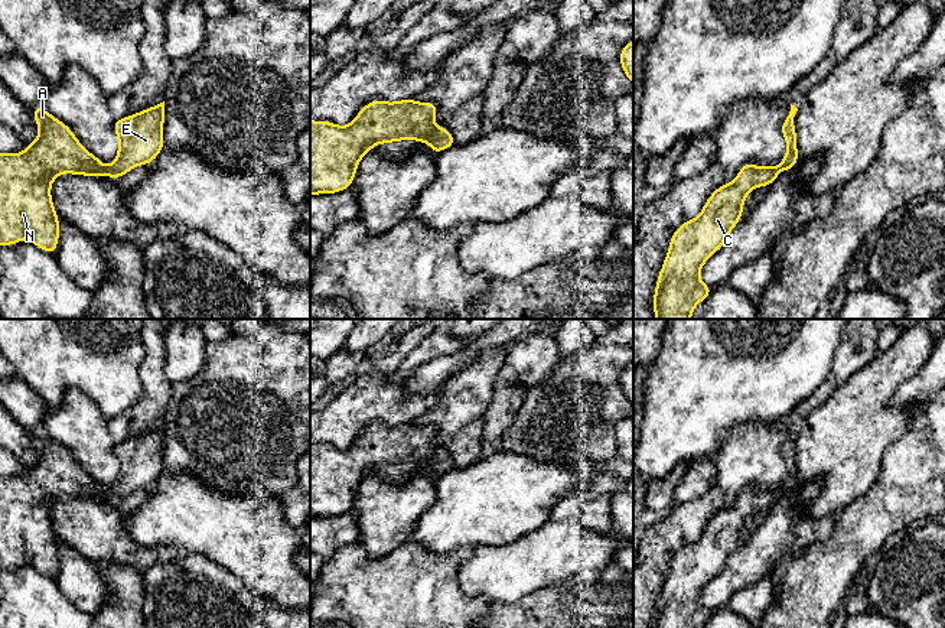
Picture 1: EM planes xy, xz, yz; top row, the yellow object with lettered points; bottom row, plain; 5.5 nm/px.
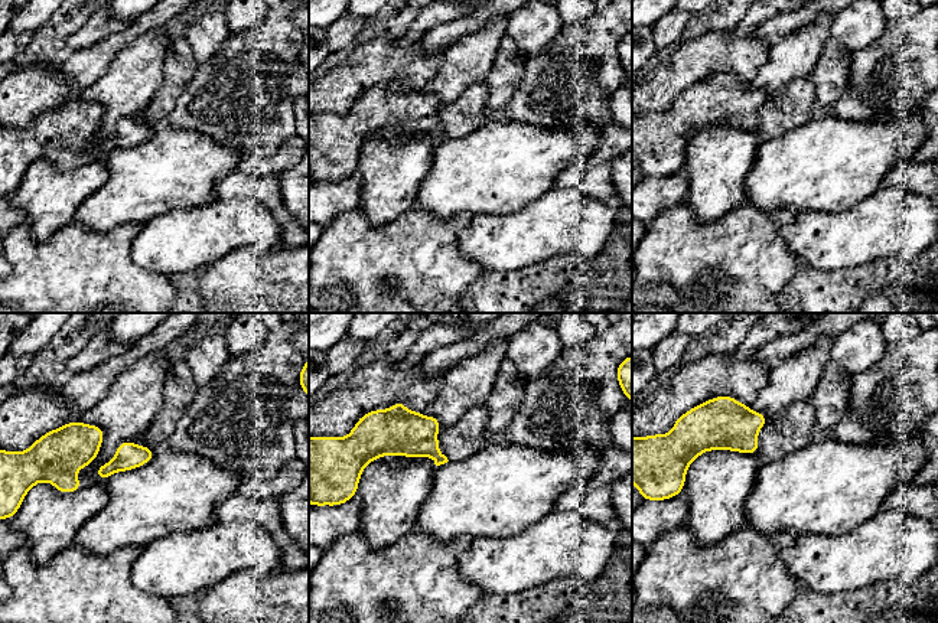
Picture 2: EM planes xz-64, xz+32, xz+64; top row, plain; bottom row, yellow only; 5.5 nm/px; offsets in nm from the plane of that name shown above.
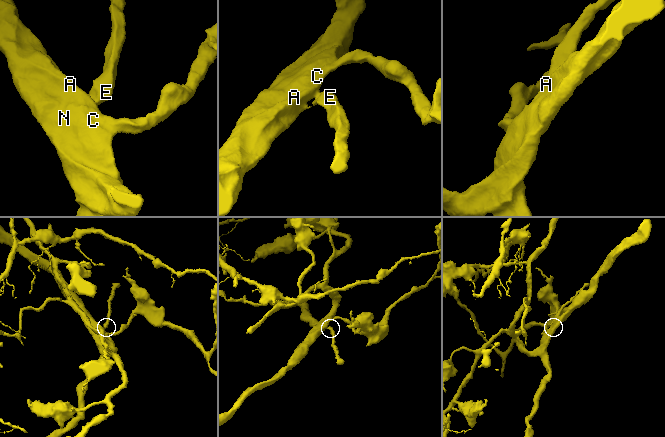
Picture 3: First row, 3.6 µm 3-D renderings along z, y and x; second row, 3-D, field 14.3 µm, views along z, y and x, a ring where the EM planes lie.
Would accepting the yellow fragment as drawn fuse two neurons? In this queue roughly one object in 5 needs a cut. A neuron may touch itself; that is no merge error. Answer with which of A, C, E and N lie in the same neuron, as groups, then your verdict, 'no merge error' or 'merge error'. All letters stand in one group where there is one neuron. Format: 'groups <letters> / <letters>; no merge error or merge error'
groups A C E N; no merge error

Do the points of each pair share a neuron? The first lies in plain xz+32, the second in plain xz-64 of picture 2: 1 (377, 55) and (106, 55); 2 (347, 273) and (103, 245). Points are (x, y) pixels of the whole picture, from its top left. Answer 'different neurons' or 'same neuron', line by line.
1: different neurons
2: same neuron

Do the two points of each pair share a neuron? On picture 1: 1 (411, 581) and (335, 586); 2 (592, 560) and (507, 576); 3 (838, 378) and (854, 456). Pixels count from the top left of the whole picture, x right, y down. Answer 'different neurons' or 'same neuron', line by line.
1: same neuron
2: same neuron
3: different neurons

